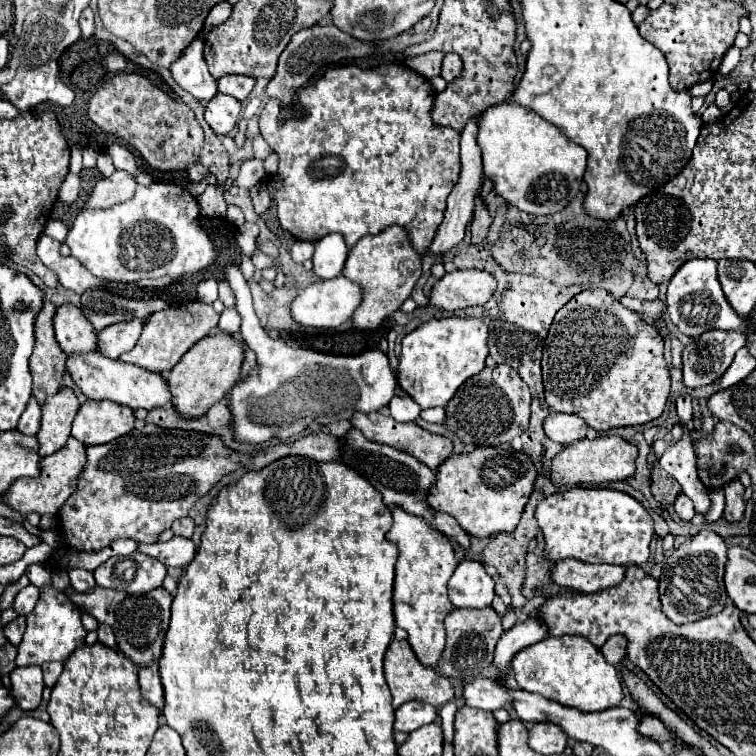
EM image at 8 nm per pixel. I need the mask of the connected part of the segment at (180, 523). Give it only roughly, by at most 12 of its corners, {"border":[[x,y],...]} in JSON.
{"border":[[189,517],[171,525],[175,535],[191,537],[195,523]]}

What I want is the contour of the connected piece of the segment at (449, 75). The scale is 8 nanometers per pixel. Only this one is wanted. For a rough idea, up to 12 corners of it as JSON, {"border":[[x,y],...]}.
{"border":[[447,53],[441,77],[451,83],[461,75],[463,61],[455,53]]}

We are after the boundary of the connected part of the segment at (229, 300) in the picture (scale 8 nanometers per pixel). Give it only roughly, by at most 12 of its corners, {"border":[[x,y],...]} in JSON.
{"border":[[219,281],[223,305],[235,303],[235,293],[227,281]]}

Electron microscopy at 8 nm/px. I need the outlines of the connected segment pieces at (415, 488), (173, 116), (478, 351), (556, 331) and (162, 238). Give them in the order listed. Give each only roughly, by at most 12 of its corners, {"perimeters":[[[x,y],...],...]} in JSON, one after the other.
{"perimeters":[[[349,429],[337,461],[389,507],[423,517],[461,547],[469,535],[427,503],[435,473]],[[119,73],[89,101],[103,131],[153,171],[199,163],[193,109]],[[443,317],[401,341],[399,385],[445,407],[485,367],[487,325]],[[605,289],[557,311],[547,405],[595,431],[667,405],[663,337]],[[151,183],[83,209],[65,243],[95,277],[195,275],[219,251],[199,203]]]}

